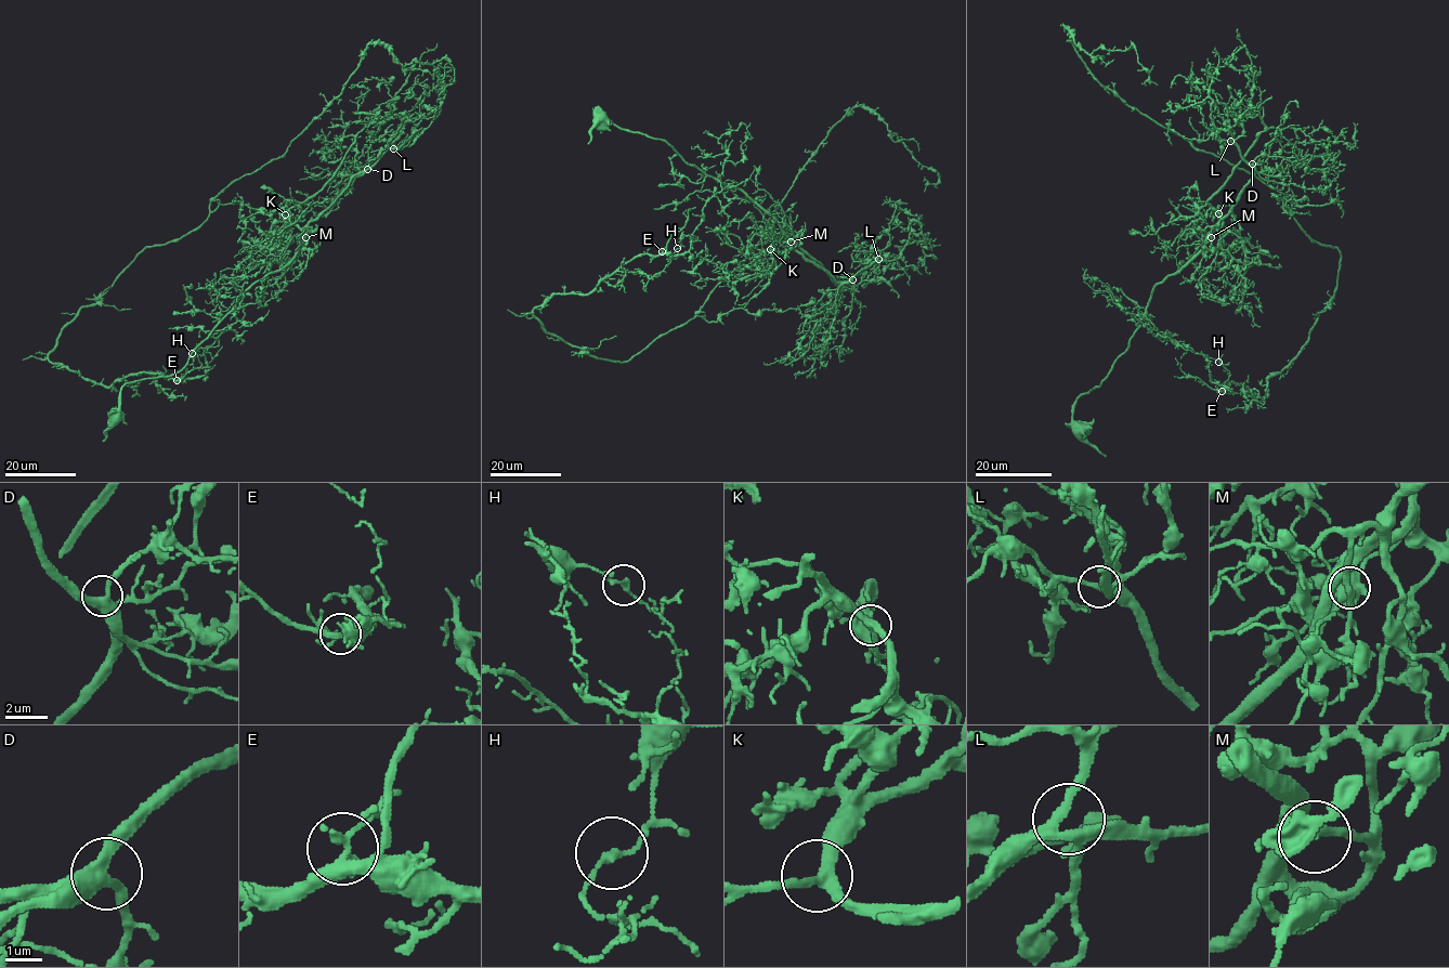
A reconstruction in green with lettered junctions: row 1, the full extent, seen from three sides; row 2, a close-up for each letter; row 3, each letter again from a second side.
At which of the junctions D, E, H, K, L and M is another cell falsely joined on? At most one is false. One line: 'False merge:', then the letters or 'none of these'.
False merge: H

